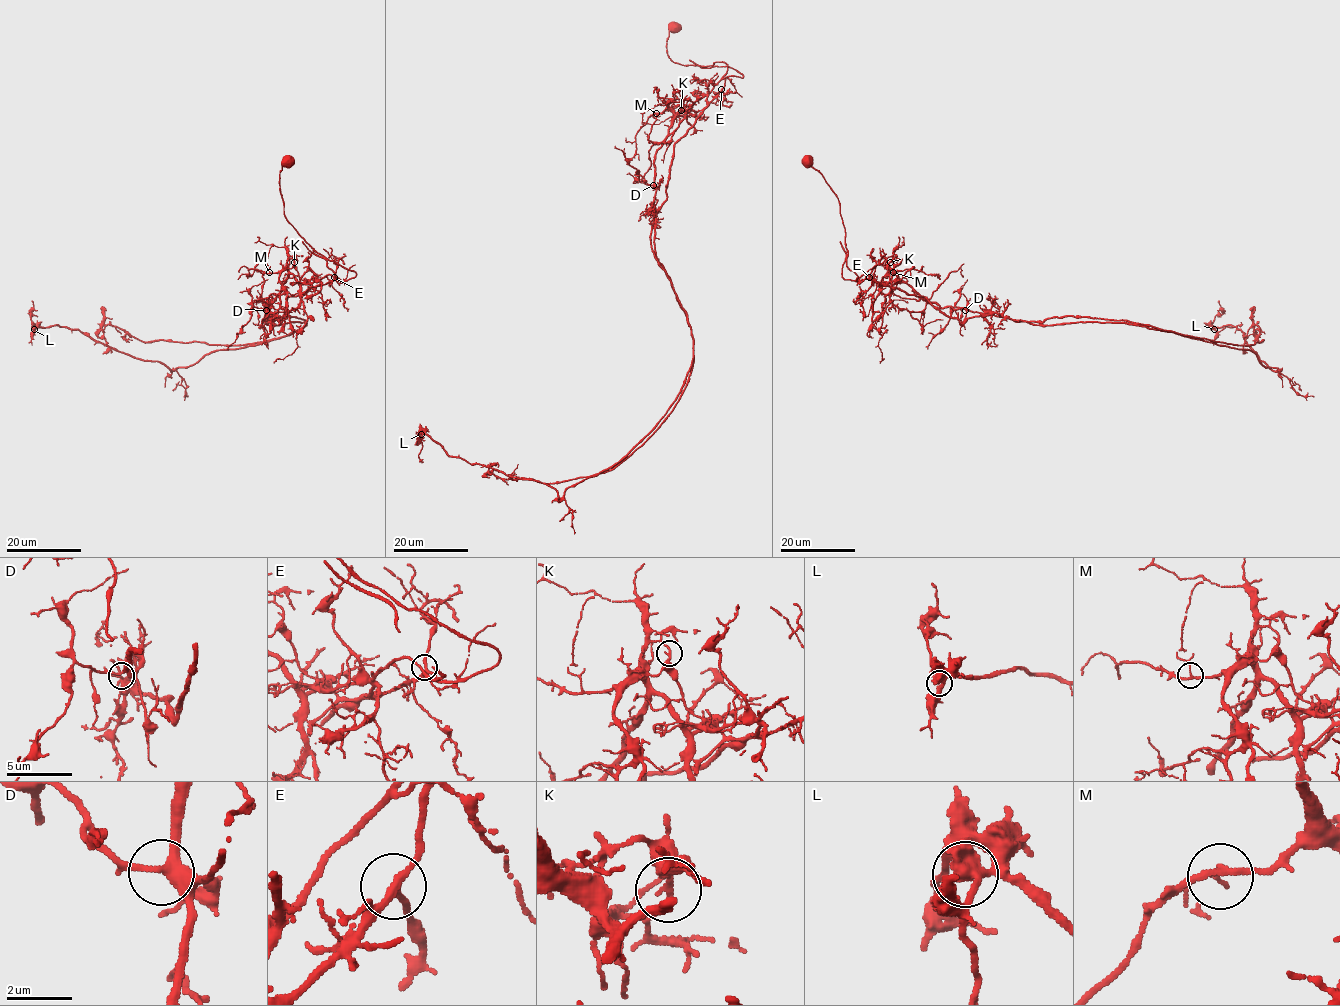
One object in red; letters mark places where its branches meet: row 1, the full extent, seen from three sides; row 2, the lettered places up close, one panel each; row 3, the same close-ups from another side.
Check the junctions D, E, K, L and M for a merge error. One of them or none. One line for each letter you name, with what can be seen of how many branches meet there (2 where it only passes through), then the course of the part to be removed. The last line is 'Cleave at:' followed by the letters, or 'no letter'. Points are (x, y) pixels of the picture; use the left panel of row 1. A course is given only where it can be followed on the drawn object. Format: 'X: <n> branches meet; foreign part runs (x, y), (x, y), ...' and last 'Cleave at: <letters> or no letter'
K: 2 branches meet; foreign part runs (294, 262), (263, 321), (305, 325), (188, 366), (171, 370), (77, 329), (35, 325)
Cleave at: K

